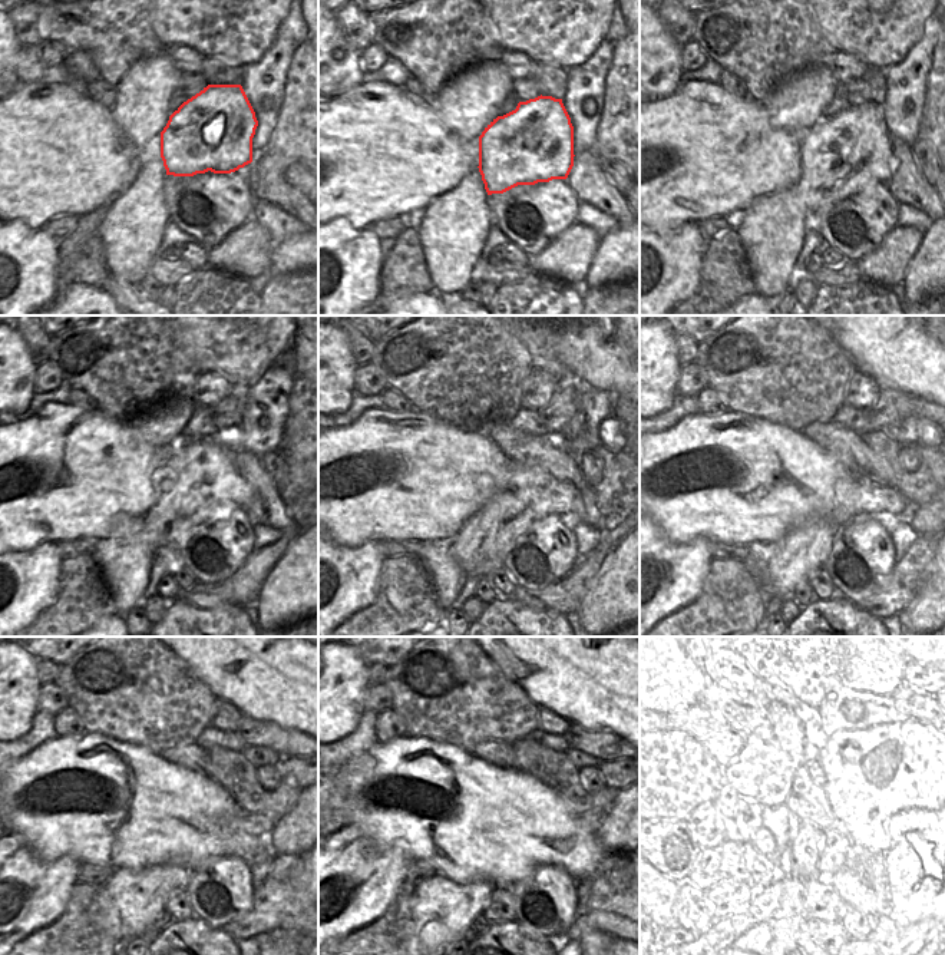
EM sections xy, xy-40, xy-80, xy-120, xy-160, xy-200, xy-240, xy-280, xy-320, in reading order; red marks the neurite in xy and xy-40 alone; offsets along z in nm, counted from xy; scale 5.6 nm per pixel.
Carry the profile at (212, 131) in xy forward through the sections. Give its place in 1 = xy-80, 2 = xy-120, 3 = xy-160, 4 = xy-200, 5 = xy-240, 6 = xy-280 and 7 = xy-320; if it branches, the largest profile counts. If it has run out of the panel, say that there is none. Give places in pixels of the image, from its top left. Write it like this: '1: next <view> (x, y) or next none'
1: next xy-80 (842, 155)
2: next xy-120 (198, 482)
3: next xy-160 (481, 547)
4: next xy-200 (786, 562)
5: next xy-240 (128, 904)
6: next xy-280 (443, 911)
7: next xy-320 (756, 914)

